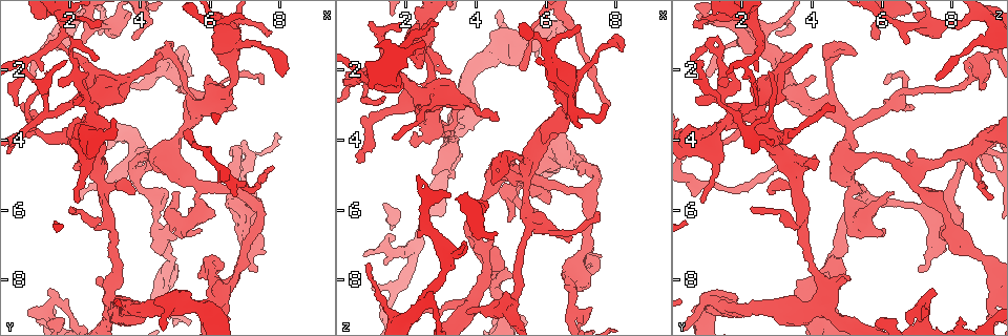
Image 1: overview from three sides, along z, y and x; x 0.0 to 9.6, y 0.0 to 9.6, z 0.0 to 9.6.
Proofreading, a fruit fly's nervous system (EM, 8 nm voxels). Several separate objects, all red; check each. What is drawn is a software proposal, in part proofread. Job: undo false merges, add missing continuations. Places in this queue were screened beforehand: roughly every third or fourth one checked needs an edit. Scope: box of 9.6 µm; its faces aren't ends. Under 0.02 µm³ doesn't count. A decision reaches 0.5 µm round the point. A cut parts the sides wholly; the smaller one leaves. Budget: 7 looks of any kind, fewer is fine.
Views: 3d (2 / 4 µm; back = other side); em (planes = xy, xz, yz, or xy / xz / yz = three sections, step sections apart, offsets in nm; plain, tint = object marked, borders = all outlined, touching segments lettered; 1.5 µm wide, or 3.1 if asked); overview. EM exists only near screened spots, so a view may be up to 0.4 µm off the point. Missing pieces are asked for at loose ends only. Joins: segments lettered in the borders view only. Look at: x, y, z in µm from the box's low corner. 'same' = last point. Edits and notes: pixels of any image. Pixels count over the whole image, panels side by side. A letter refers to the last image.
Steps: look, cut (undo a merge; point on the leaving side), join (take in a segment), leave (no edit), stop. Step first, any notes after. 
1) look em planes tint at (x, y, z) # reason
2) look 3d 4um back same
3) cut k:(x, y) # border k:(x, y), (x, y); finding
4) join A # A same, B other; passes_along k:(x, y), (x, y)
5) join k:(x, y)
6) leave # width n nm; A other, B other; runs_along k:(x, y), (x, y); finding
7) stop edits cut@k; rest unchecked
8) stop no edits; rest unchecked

look 3d 4um at (0.75, 3.25, 4.70) # branch stops here

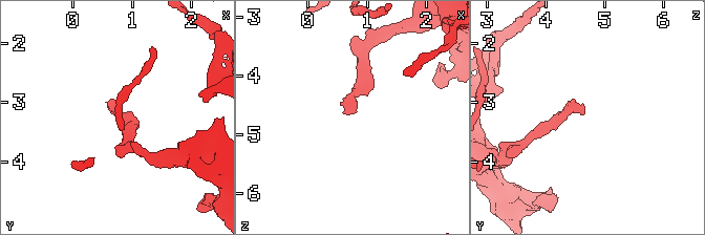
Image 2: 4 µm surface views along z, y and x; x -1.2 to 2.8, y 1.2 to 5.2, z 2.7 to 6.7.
look em yz step 4 borders at (0.75, 3.20, 4.65) # now the EM

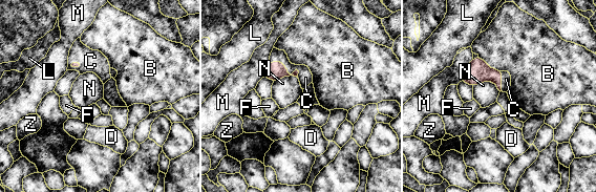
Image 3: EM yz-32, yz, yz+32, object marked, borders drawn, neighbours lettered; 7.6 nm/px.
join 3:(305, 78) # B other, C same, D other, F other, L other, M other, N other, Z other; passes_along 3:(275, 70), (286, 69), (305, 78); the neuron continues

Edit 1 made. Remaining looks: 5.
look em yz step 4 tint at (2.90, 0.65, 0.60)

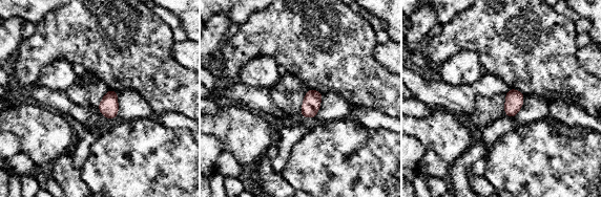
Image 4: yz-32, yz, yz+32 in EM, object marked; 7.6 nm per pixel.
look em planes borders same # cut it another way

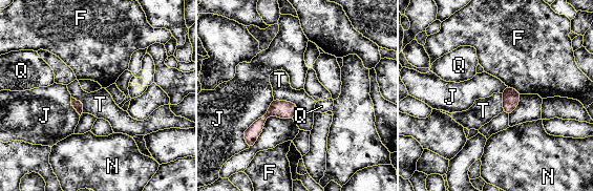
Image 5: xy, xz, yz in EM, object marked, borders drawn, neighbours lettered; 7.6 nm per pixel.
leave # longest_contact J 440 nm; F other, J other, N other, Q other, T other; no lettered segment goes on from it

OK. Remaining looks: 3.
look 3d 2um at (3.85, 1.15, 5.90) # free end

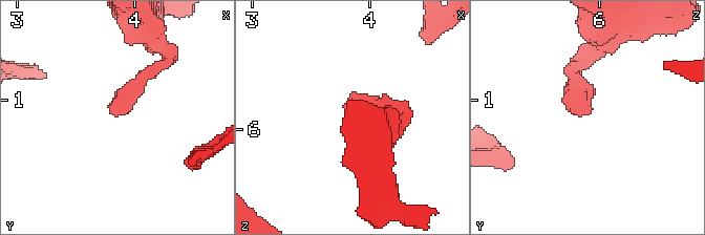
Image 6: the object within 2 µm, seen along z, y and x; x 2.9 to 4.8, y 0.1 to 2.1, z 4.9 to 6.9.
look em planes borders at (3.88, 1.12, 5.90) # shape alone is not enough

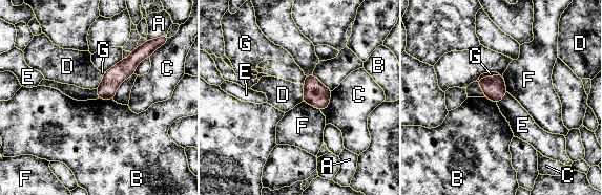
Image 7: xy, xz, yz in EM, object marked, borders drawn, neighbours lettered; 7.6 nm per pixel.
leave # A other, B other, C other, D other, E other, F other, G other; runs_along 7:(145, 51), (140, 53), (100, 95); none of them fits

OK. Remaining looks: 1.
stop edits join@3; rest unchecked

